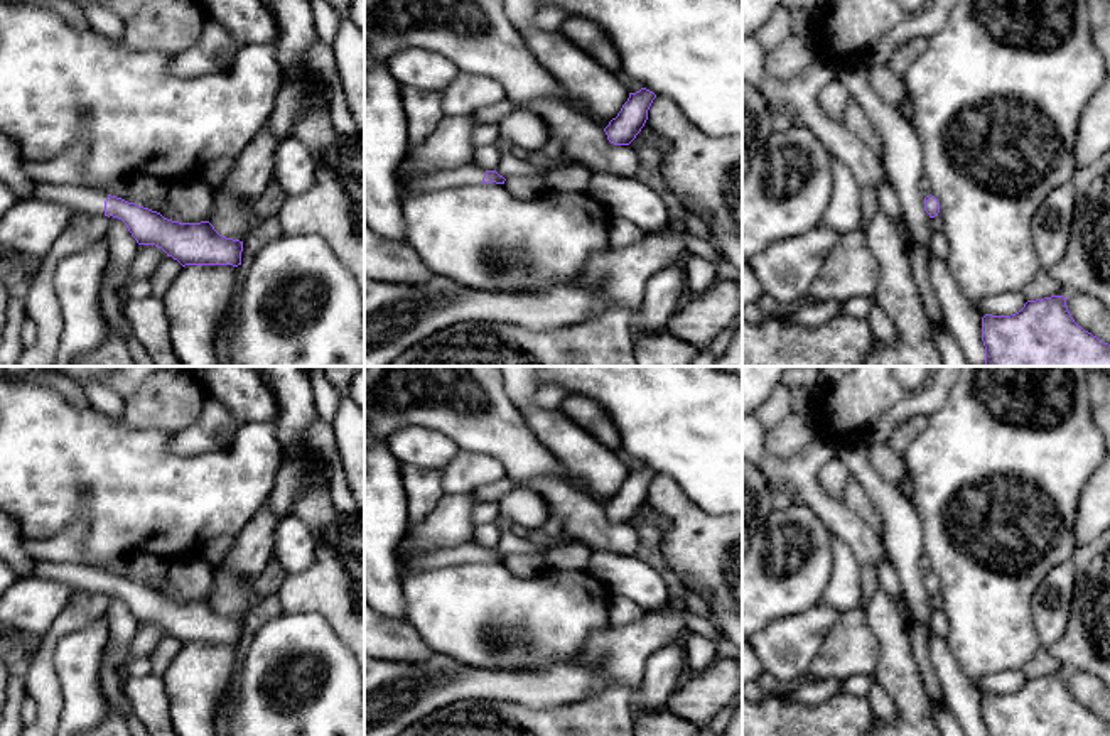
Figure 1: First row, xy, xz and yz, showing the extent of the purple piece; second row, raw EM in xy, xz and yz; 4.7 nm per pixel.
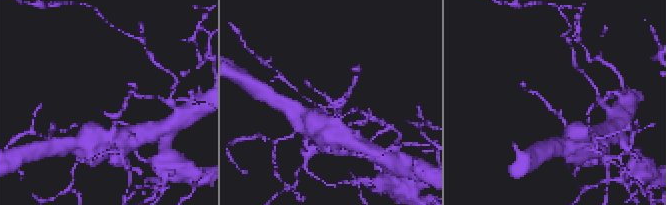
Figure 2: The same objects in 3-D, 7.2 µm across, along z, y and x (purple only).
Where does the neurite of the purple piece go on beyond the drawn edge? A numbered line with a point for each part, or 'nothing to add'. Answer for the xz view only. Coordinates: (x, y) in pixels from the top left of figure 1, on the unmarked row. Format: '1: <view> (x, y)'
1: xz (471, 551)

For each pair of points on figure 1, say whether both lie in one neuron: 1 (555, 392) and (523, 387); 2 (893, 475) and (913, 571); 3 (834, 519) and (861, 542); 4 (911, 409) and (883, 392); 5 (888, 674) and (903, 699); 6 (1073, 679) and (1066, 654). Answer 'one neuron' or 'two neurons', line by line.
1: two neurons
2: two neurons
3: one neuron
4: two neurons
5: one neuron
6: two neurons

